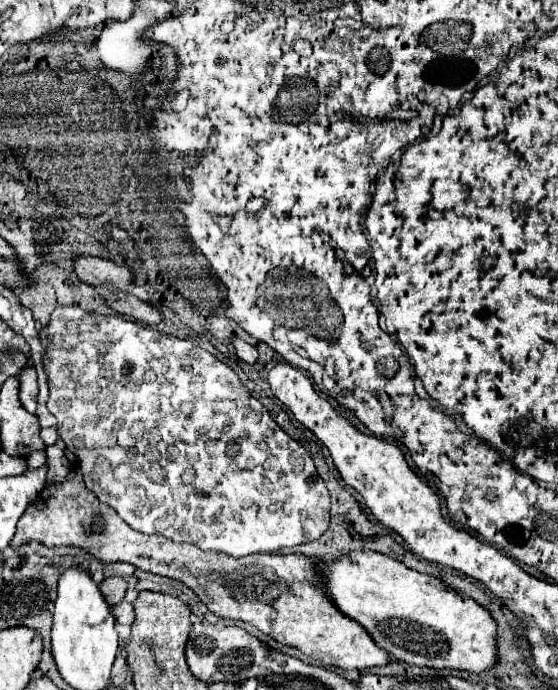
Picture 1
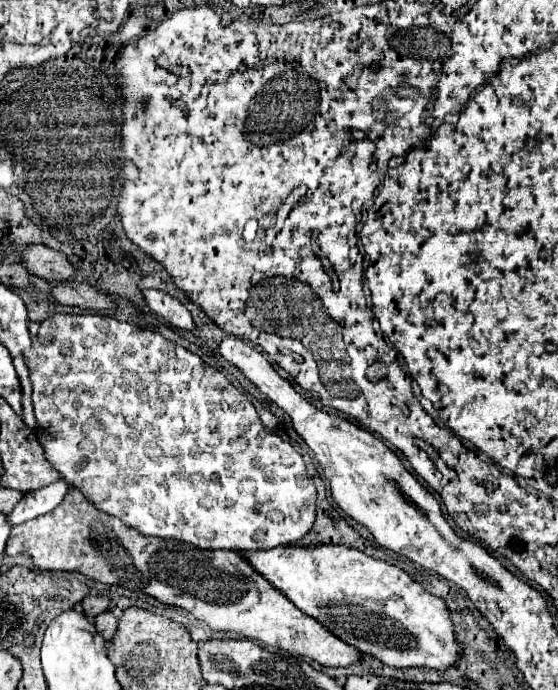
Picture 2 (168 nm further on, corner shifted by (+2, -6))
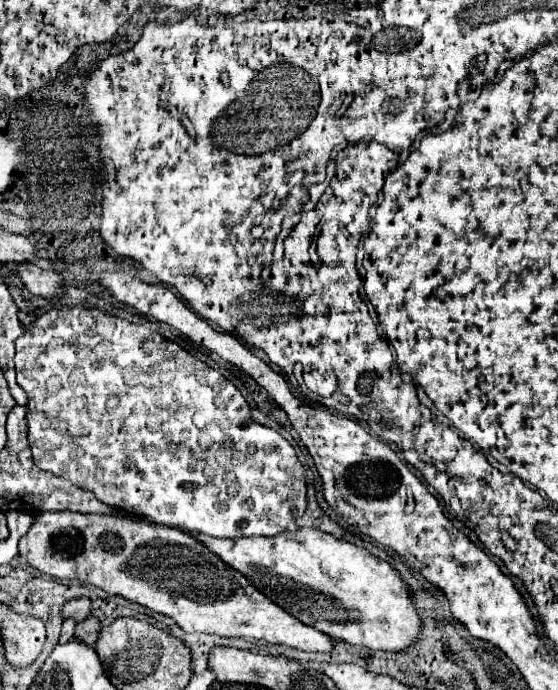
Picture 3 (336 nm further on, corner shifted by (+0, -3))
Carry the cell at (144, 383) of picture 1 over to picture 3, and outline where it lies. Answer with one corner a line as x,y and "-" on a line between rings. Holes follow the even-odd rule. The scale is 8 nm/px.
53,307
41,317
37,317
29,329
17,339
17,353
15,353
15,369
17,381
25,389
29,403
27,403
27,421
29,421
29,443
33,449
33,461
39,469
51,471
59,477
69,479
77,487
95,493
95,497
119,511
141,515
151,519
157,525
177,527
181,531
197,531
211,537
225,537
225,539
239,539
249,535
261,537
275,537
287,531
299,517
307,511
307,475
303,465
297,459
293,445
283,439
277,431
263,427
253,421
251,407
243,399
241,391
227,381
219,371
211,369
207,363
195,359
175,341
161,337
159,333
119,319
115,315
103,313
99,309
89,307

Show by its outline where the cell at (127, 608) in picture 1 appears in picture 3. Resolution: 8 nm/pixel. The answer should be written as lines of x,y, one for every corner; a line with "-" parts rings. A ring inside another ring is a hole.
89,617
75,625
75,637
83,639
87,645
95,645
101,633
101,621
97,617

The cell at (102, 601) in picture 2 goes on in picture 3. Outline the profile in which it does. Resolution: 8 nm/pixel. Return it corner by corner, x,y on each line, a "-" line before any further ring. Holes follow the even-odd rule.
77,597
77,599
71,599
63,605
63,617
73,617
77,621
83,621
87,619
91,613
91,599
87,597

